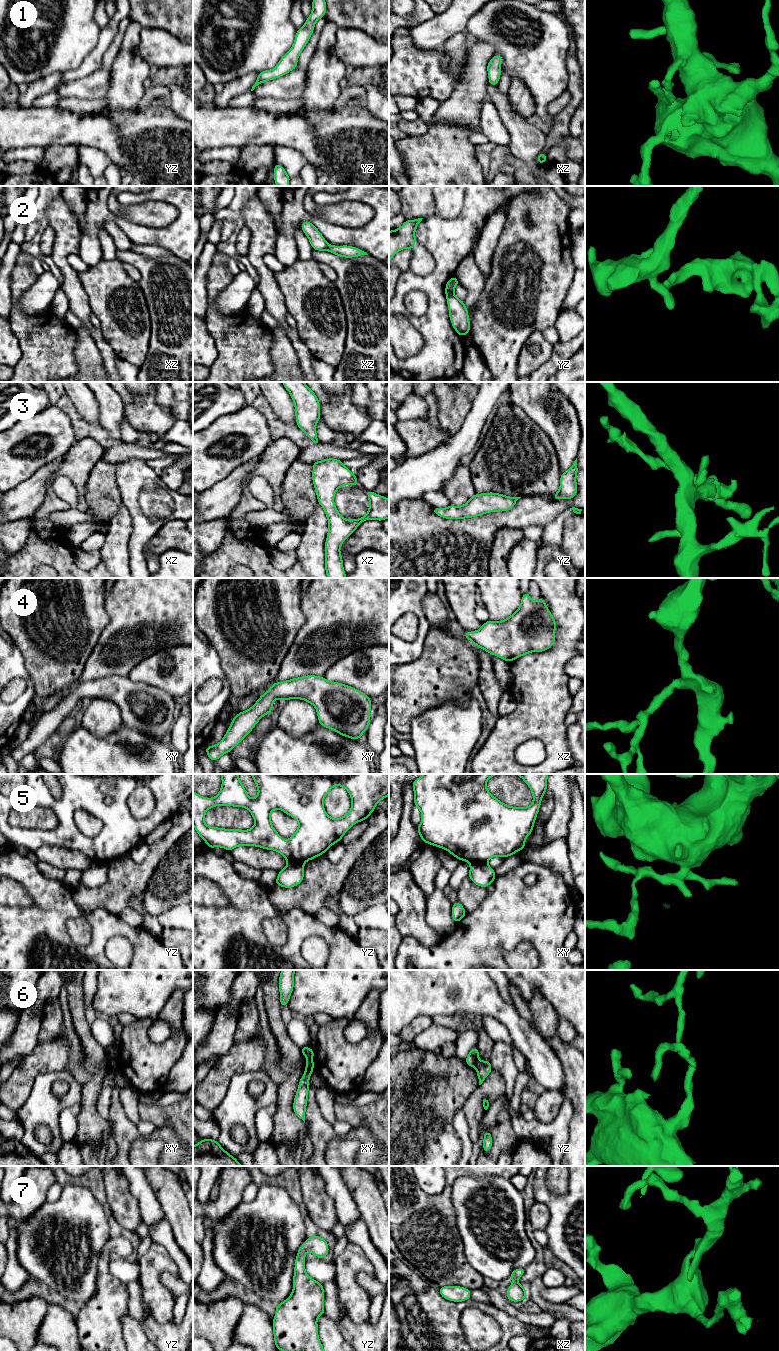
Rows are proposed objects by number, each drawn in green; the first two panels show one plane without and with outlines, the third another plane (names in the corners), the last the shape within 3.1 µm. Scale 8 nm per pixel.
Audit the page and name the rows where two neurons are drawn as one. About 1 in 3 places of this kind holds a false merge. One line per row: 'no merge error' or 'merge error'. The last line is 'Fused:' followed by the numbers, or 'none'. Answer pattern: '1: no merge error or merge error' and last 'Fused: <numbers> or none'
1: no merge error
2: merge error
3: no merge error
4: no merge error
5: merge error
6: merge error
7: no merge error
Fused: 2, 5, 6

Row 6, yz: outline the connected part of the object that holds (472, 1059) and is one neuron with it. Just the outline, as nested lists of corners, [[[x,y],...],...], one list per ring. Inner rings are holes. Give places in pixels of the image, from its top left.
[[[474,1047],[470,1050],[468,1056],[465,1059],[465,1062],[470,1067],[477,1067],[479,1063],[479,1050],[477,1047]]]

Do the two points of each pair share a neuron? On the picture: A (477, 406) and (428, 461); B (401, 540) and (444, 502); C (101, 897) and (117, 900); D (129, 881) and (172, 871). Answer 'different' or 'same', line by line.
A: same
B: different
C: same
D: different

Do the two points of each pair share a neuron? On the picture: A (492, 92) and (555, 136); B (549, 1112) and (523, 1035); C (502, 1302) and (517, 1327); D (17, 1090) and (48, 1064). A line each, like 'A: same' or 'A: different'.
A: different
B: different
C: different
D: same

